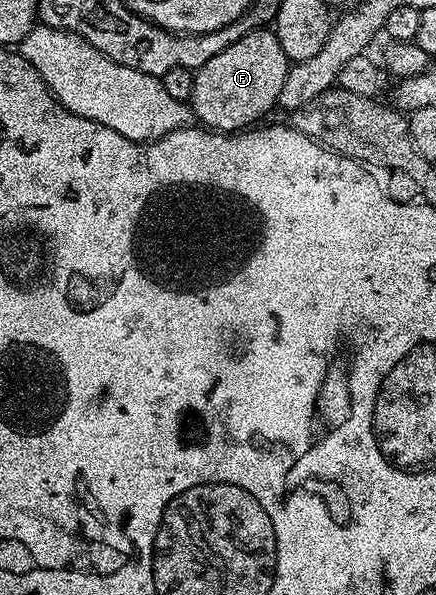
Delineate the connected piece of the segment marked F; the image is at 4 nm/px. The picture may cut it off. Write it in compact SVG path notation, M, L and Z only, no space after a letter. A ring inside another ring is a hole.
M269 29L247 32L235 45L215 53L207 65L194 74L194 89L188 102L198 124L210 131L236 133L252 128L269 110L277 107L279 89L289 72L291 61L283 53L276 34Z

